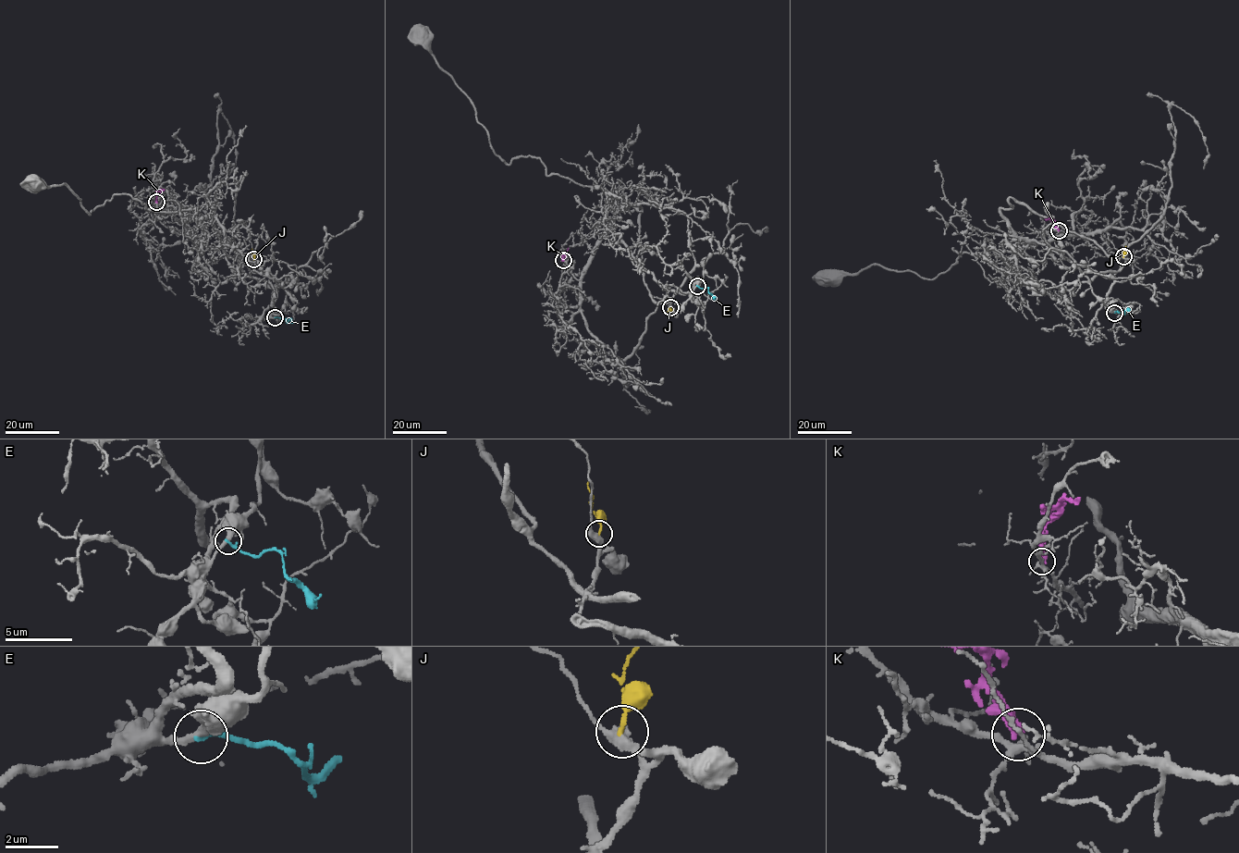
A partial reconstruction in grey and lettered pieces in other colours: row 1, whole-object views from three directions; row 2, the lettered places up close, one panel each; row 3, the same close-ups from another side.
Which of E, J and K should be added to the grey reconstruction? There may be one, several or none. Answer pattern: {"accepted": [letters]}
{"accepted": []}

